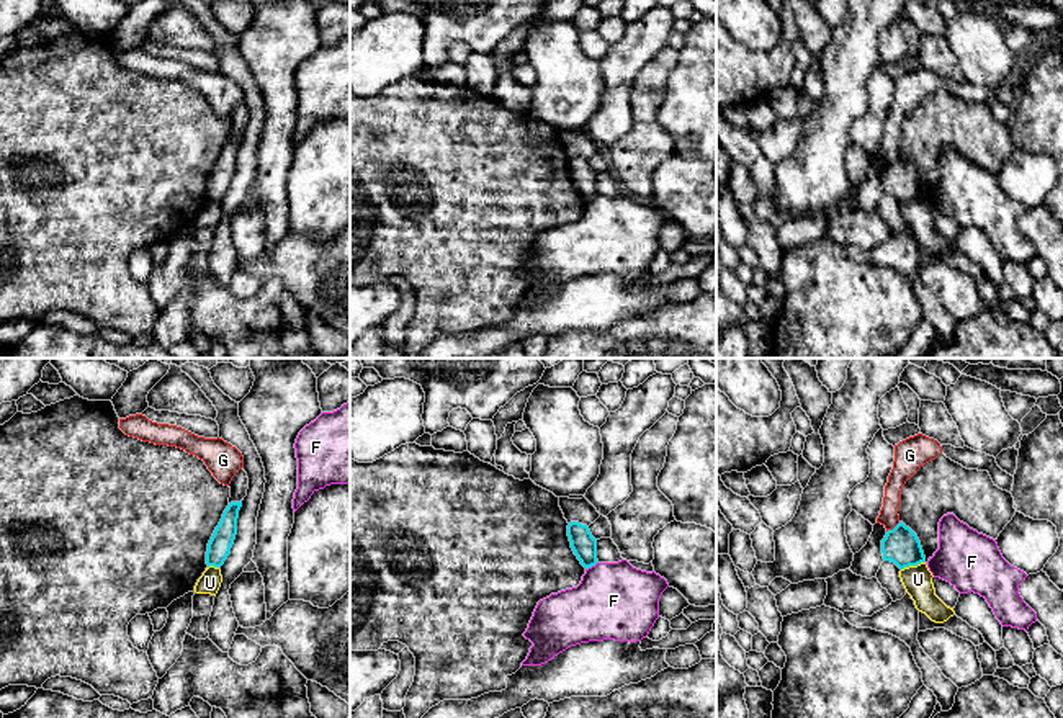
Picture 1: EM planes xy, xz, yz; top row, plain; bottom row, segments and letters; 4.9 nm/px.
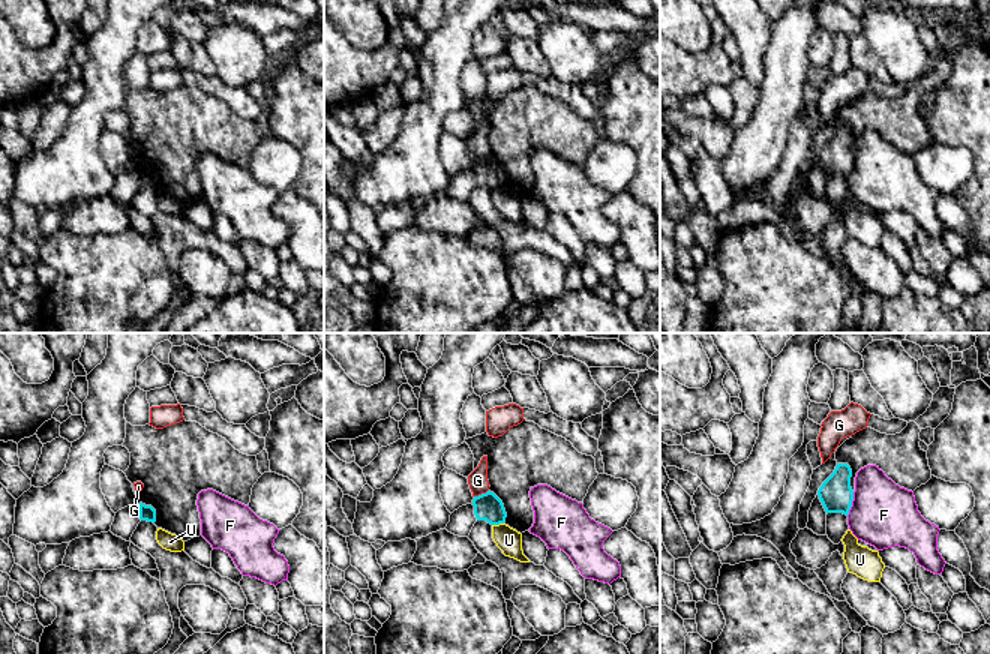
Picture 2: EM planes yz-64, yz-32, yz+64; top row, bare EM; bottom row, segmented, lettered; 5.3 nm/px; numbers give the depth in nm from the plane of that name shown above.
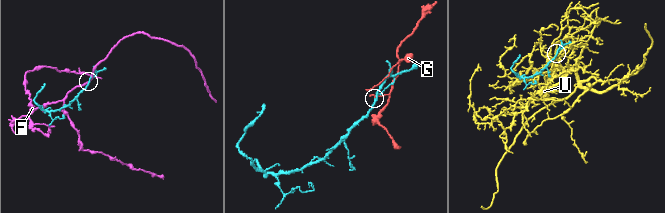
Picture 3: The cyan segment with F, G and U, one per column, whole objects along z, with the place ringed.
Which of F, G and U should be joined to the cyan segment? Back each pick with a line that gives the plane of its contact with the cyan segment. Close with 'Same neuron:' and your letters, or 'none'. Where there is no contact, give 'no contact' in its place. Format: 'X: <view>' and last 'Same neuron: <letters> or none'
Same neuron: none

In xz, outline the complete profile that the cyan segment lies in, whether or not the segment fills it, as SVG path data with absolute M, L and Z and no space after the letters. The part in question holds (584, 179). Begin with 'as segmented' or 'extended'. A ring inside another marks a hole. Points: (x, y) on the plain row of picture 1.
as segmented; M571 155L567 159L567 170L574 188L577 190L577 193L585 203L599 196L597 173L592 170L587 159L582 159L579 155Z

